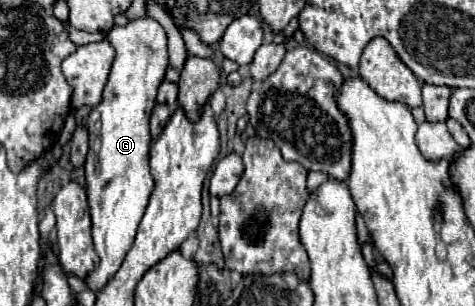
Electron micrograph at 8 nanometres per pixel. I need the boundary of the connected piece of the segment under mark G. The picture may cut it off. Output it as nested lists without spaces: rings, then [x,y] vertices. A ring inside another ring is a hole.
[[[138,18],[126,26],[114,26],[106,32],[106,40],[116,50],[116,58],[104,88],[102,102],[92,108],[86,118],[90,132],[90,148],[86,156],[86,194],[92,214],[92,236],[100,256],[100,266],[86,278],[92,290],[100,290],[122,264],[126,250],[134,242],[134,234],[154,184],[148,184],[148,152],[150,152],[150,130],[148,118],[156,104],[156,90],[164,80],[168,66],[166,32],[152,18]],[[100,118],[100,140],[96,140],[94,122]]]

